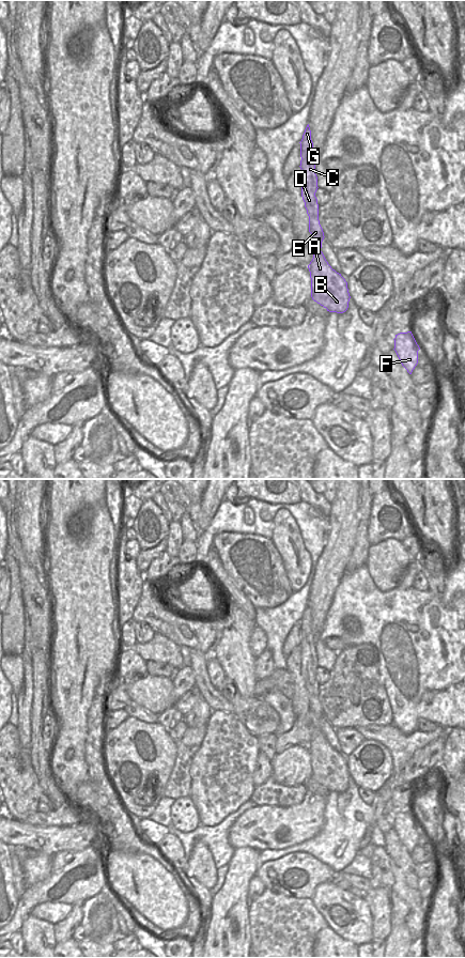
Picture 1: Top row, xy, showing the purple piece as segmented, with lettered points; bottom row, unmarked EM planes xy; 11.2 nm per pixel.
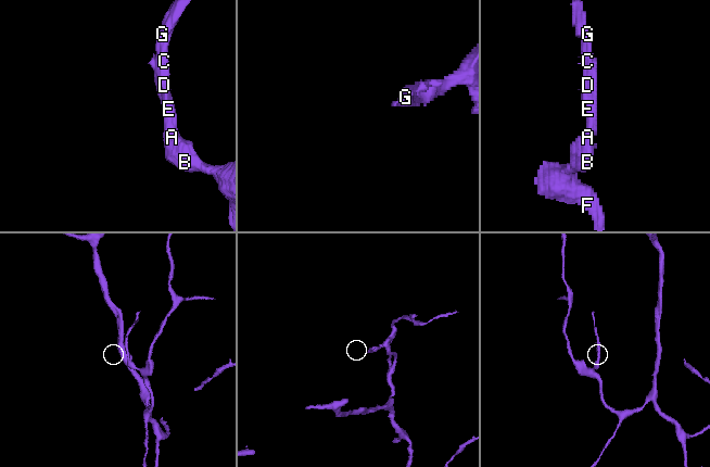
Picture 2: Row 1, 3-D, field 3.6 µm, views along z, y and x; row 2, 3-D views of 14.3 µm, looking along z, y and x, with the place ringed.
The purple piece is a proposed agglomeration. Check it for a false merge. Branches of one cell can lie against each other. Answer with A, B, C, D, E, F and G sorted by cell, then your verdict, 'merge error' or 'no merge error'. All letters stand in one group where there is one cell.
groups A B C D E F / G; merge error

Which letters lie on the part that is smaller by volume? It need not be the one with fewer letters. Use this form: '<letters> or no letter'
G.

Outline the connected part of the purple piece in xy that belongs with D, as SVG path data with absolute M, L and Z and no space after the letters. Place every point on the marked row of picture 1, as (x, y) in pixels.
M301 157L301 197L309 216L309 232L313 242L313 259L308 265L311 278L311 297L329 312L343 313L348 308L350 293L347 282L326 261L321 251L324 232L319 220L319 204L315 197L317 176L315 164Z

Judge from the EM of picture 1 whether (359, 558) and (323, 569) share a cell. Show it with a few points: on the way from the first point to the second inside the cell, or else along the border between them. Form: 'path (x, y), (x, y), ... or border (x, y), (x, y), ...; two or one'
border (356, 538), (342, 575); two

